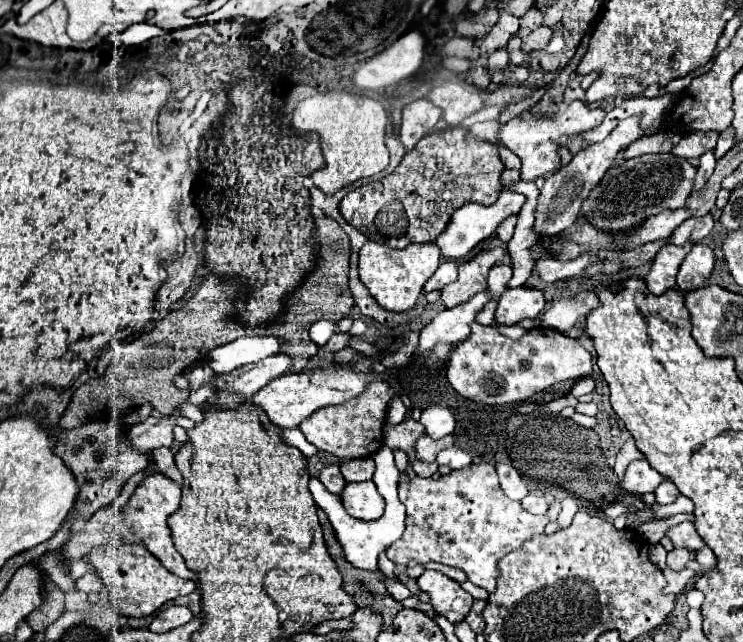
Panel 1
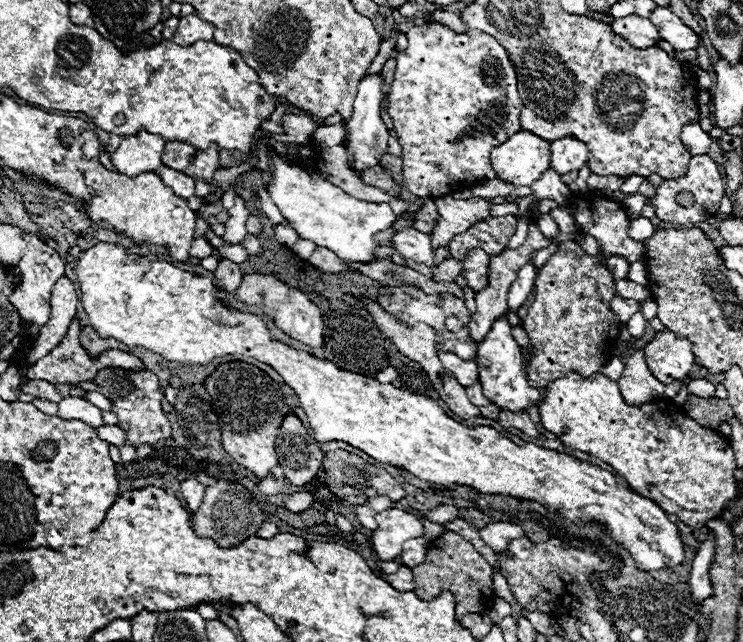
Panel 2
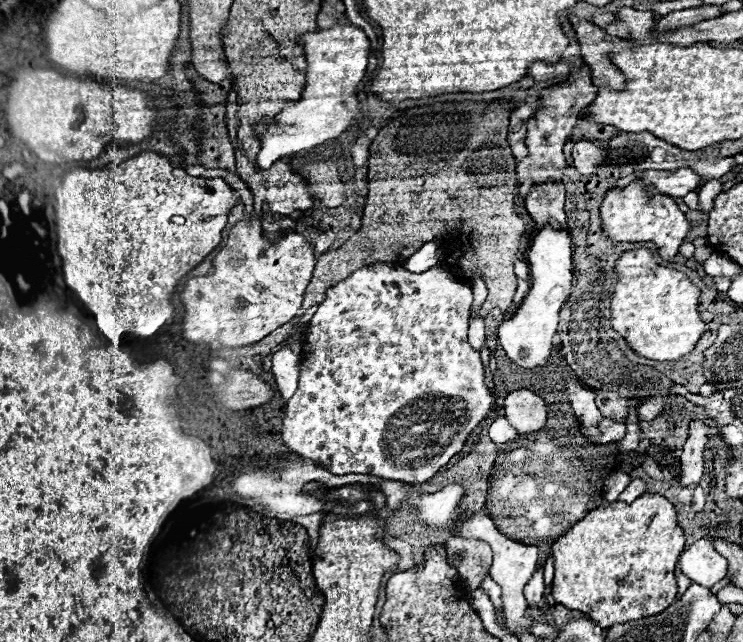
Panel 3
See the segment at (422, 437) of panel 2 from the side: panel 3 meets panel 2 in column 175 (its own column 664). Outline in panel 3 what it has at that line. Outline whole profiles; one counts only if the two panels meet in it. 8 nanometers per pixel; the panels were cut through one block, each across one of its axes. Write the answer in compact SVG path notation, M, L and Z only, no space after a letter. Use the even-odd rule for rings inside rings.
M648 248L630 250L616 260L618 282L612 294L612 328L620 332L628 346L650 360L670 362L690 354L706 324L698 312L700 288L678 270L660 266Z

